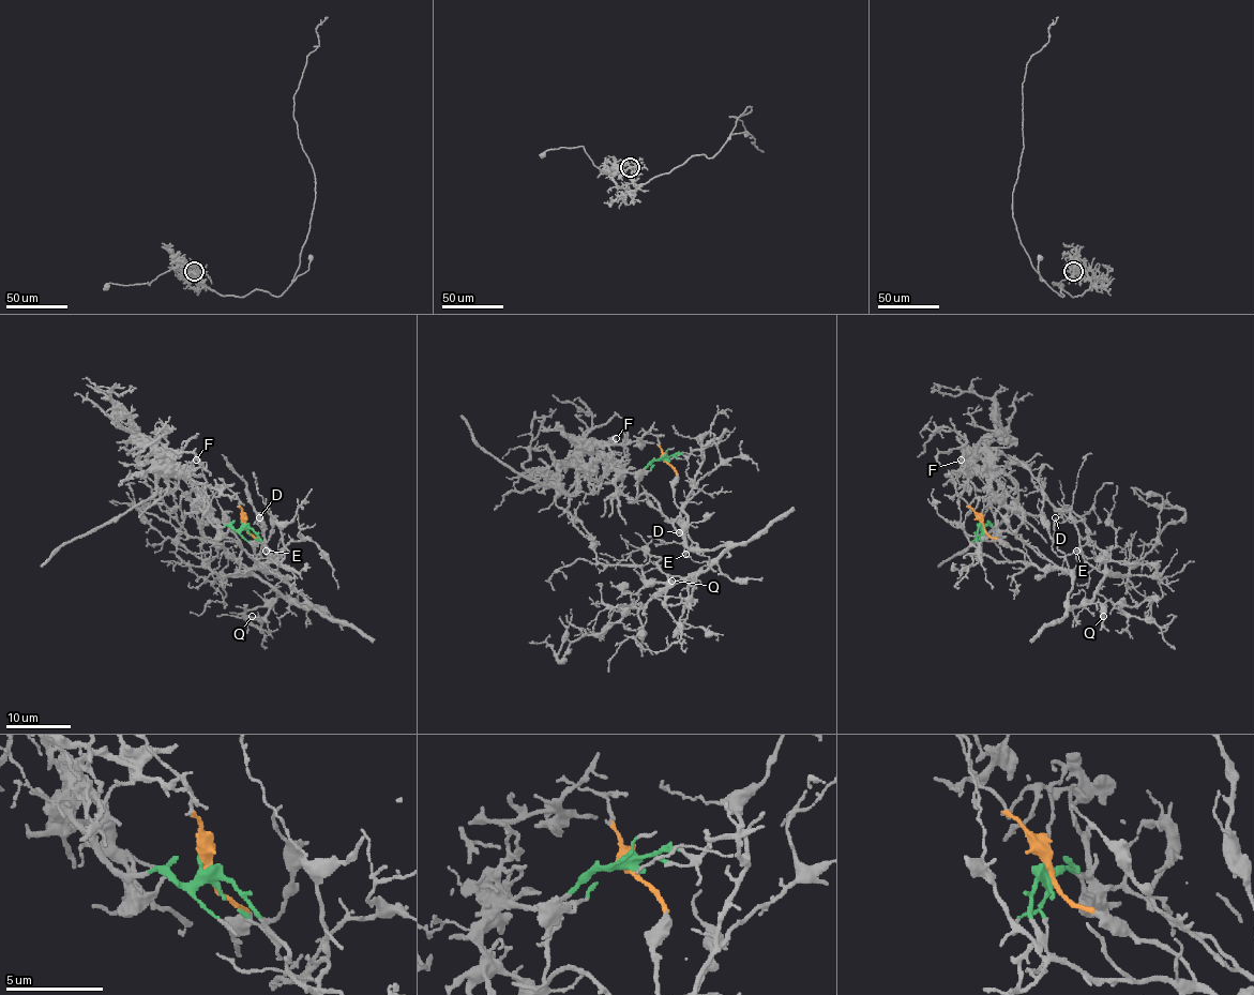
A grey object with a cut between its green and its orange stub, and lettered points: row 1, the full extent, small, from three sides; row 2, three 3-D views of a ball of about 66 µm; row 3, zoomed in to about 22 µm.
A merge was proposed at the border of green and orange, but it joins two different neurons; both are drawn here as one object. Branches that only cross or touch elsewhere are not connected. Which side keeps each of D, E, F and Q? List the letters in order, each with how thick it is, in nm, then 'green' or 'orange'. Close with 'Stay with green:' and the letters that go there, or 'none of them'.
D: calibre 170 nm; orange
E: calibre 130 nm; orange
F: calibre 140 nm; green
Q: calibre 160 nm; orange
Stay with green: F

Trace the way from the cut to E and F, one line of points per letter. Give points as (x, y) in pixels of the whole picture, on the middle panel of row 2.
E: (664, 460), (676, 472), (673, 497), (688, 518), (685, 542), (688, 545), (697, 545), (694, 542), (685, 554)
F: (664, 457), (629, 472), (630, 467), (626, 471), (622, 466), (623, 454), (609, 448), (616, 438)

